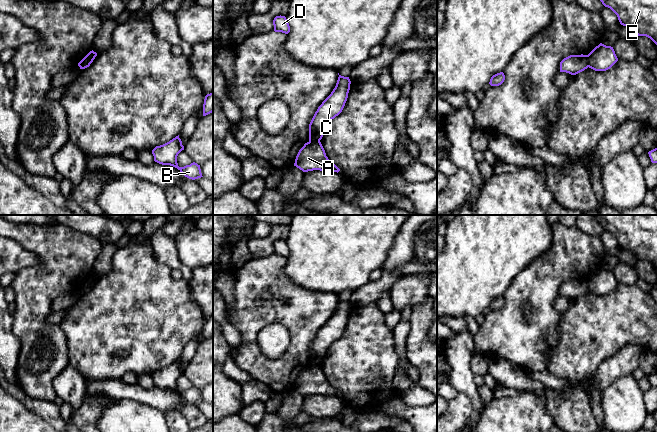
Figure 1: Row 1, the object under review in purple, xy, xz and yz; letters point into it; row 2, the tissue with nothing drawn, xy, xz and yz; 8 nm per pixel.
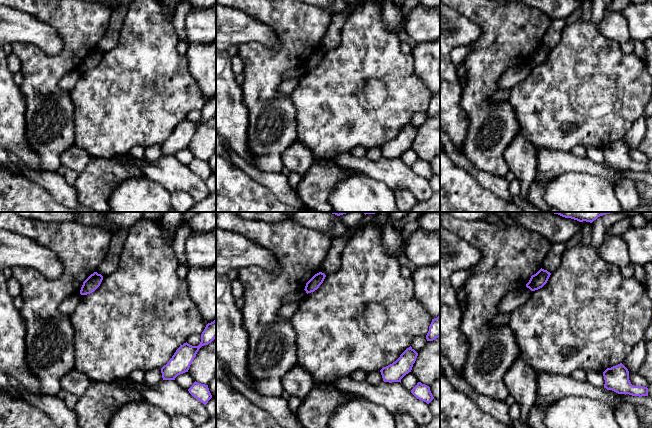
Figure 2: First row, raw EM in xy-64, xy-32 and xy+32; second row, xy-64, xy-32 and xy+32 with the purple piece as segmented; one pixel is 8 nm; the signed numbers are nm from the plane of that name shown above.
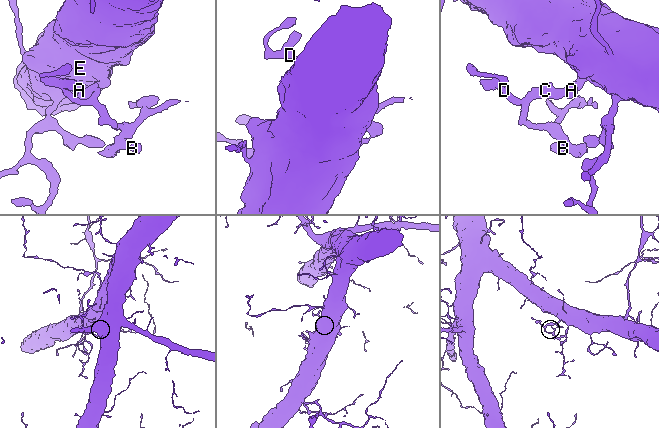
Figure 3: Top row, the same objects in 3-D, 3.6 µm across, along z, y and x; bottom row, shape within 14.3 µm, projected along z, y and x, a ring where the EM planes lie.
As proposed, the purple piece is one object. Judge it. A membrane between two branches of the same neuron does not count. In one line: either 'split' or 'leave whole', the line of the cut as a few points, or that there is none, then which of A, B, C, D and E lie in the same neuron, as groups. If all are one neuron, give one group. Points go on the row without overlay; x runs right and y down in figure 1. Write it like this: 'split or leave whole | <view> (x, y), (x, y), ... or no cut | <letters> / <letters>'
split | yz (586, 279), (589, 290) | A E / B C D

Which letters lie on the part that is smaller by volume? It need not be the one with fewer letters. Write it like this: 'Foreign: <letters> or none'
Foreign: B, C, D

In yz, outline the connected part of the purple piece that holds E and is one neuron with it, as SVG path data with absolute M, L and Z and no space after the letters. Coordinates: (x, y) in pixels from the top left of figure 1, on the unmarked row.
M594 215L605 231L618 241L621 249L633 254L637 260L646 260L657 269L657 215Z

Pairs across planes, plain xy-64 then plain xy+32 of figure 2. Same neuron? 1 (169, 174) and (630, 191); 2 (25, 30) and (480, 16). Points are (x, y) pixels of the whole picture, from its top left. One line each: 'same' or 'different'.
1: different
2: different

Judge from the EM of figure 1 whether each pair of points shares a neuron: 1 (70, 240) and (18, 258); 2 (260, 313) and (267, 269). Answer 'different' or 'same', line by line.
1: different
2: same

